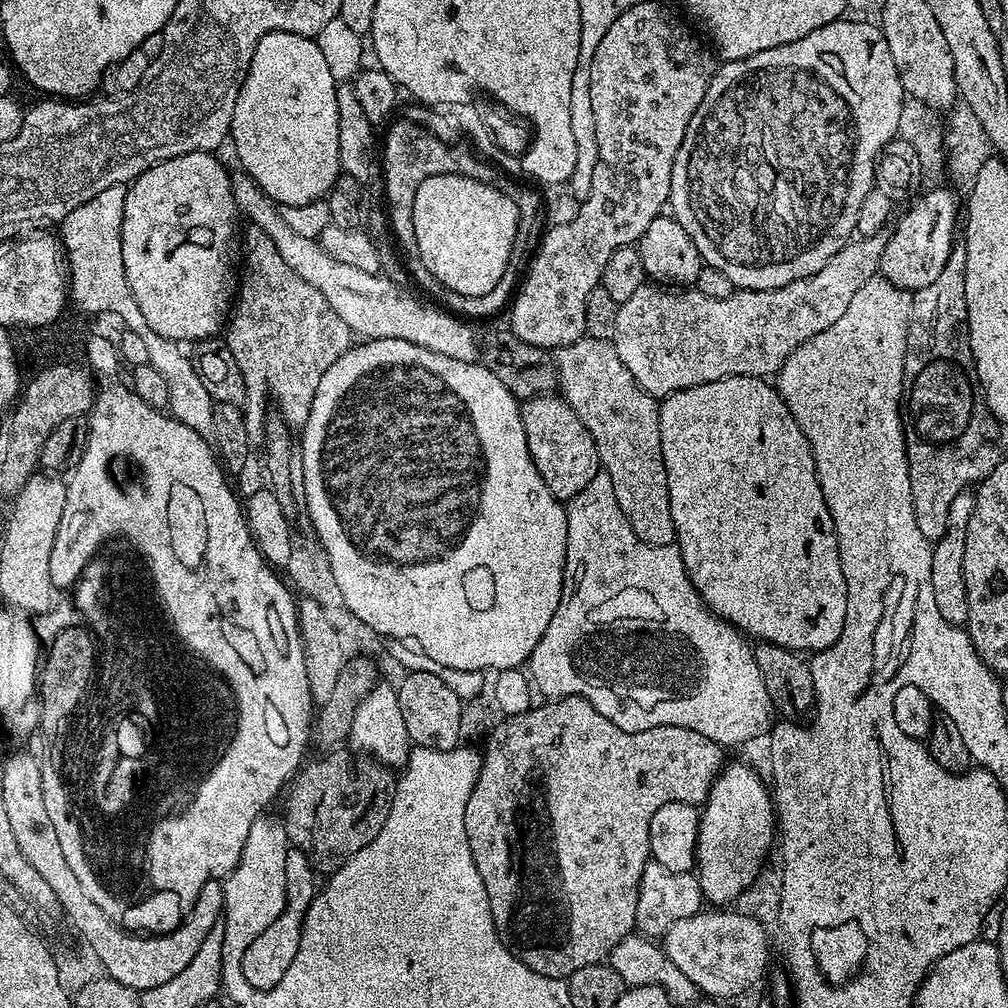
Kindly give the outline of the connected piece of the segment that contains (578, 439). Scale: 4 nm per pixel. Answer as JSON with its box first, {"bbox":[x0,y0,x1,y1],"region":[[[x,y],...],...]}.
{"bbox":[520,395,601,500],"region":[[[559,395],[536,396],[533,400],[523,401],[520,417],[534,466],[538,474],[542,474],[542,482],[550,486],[550,494],[554,494],[557,500],[572,500],[586,490],[590,481],[601,475],[598,450],[590,430],[582,426],[582,418],[578,418],[578,414],[574,414],[571,406]]]}

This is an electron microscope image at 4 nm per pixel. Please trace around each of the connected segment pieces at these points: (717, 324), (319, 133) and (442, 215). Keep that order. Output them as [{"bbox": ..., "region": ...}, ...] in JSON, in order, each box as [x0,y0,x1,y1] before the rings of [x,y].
[{"bbox":[612,234,888,398],"region":[[[884,234],[853,238],[830,258],[830,262],[826,262],[826,266],[822,266],[822,270],[818,270],[818,274],[798,278],[798,282],[790,282],[781,288],[757,292],[736,290],[730,298],[715,300],[695,290],[669,290],[664,286],[639,288],[620,305],[612,345],[618,350],[618,358],[622,358],[622,366],[630,370],[634,382],[657,398],[666,398],[678,390],[702,386],[706,382],[718,382],[727,376],[775,377],[794,349],[814,338],[814,334],[822,334],[826,326],[834,326],[834,322],[846,314],[846,306],[850,306],[854,294],[880,272],[880,259],[887,241],[888,236]]]},{"bbox":[230,32,342,206],"region":[[[271,32],[258,42],[238,102],[234,102],[230,144],[236,147],[239,167],[277,205],[306,206],[306,202],[325,199],[333,191],[335,184],[332,183],[342,172],[338,154],[338,104],[335,102],[337,85],[313,37]]]},{"bbox":[414,174,518,296],"region":[[[438,174],[426,178],[414,194],[414,238],[418,238],[420,261],[444,288],[459,296],[490,294],[506,274],[518,230],[518,206],[511,195],[475,176]]]}]

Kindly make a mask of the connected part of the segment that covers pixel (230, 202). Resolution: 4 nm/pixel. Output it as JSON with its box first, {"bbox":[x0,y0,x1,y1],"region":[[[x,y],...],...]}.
{"bbox":[122,152,242,342],"region":[[[191,152],[190,154],[182,154],[178,158],[170,158],[169,160],[163,160],[160,164],[154,165],[150,170],[146,170],[141,176],[137,176],[131,184],[127,185],[128,193],[126,194],[126,206],[124,207],[124,217],[122,218],[122,266],[124,267],[124,276],[128,280],[130,290],[134,294],[134,298],[138,302],[138,310],[142,310],[143,316],[146,318],[146,322],[150,322],[150,330],[154,330],[158,334],[162,334],[162,338],[170,338],[177,342],[185,342],[184,340],[193,340],[193,342],[199,342],[201,340],[210,340],[217,335],[216,332],[225,327],[226,321],[229,319],[230,313],[234,308],[234,297],[238,292],[238,276],[237,273],[228,272],[228,248],[232,252],[239,253],[242,248],[241,241],[238,239],[238,232],[236,236],[236,216],[238,217],[238,209],[234,200],[234,194],[232,193],[232,178],[229,169],[224,169],[222,165],[216,161],[217,157],[210,152]]]}

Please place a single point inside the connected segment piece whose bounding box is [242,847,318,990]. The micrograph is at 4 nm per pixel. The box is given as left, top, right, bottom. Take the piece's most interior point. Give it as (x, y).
(268, 958)

